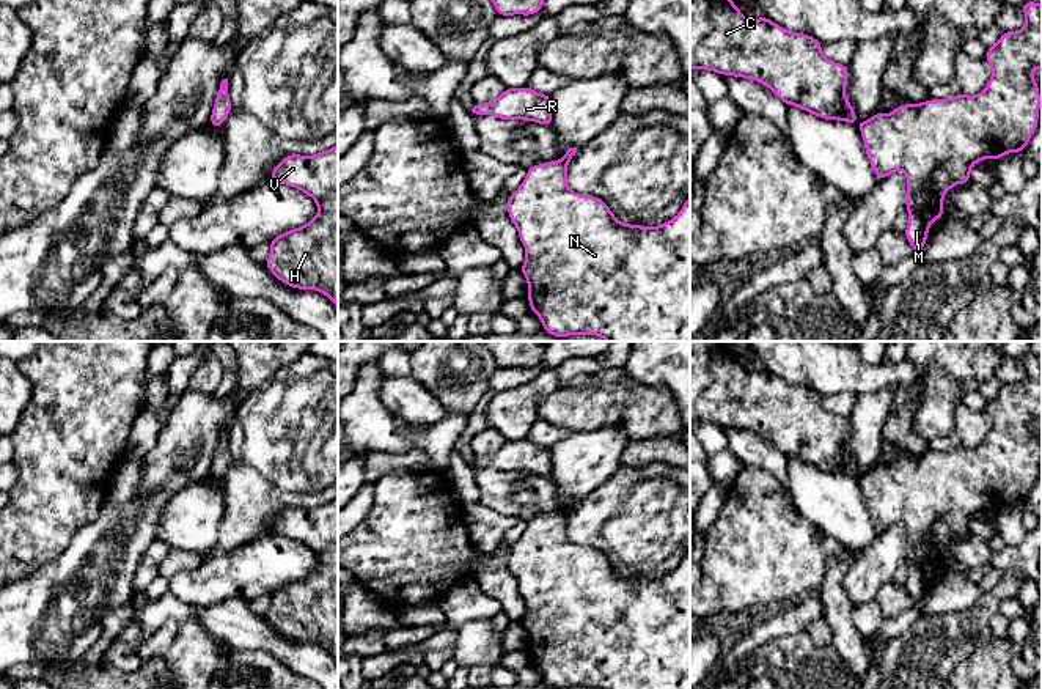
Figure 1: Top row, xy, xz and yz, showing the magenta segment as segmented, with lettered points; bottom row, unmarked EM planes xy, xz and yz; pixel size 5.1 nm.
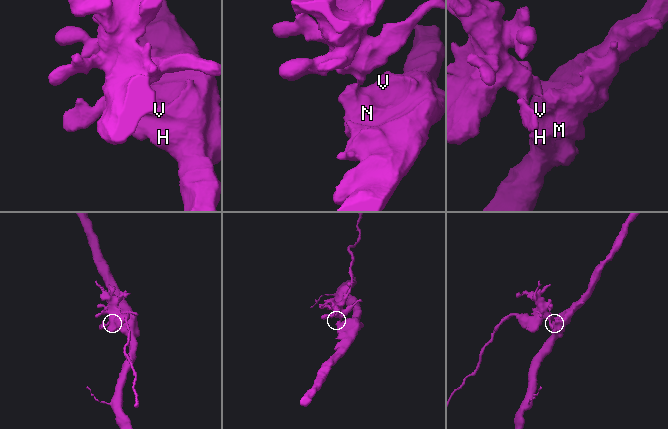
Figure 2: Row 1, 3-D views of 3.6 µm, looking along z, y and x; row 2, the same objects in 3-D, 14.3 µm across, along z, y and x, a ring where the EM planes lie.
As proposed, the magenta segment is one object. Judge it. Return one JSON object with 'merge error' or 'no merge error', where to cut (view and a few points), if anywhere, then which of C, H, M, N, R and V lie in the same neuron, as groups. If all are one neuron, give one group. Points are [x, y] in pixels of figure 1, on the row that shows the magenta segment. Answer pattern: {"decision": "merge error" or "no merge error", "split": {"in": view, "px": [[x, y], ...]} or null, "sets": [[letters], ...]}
{"decision": "merge error", "split": {"in": "xz", "px": [[561, 158], [568, 161]]}, "sets": [["C", "R"], ["H", "M", "N", "V"]]}

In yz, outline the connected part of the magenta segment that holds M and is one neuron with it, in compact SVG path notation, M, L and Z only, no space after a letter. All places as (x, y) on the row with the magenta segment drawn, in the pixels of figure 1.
M1029 0L1020 8L1026 25L1017 31L1003 31L998 42L985 52L992 77L982 93L897 105L890 115L879 112L858 124L875 176L885 179L897 170L907 175L905 209L910 219L904 234L916 253L926 245L927 228L946 217L945 193L956 184L970 182L971 167L978 160L998 162L1007 153L1023 153L1039 127L1040 93L1033 69L1042 69L1042 3Z

